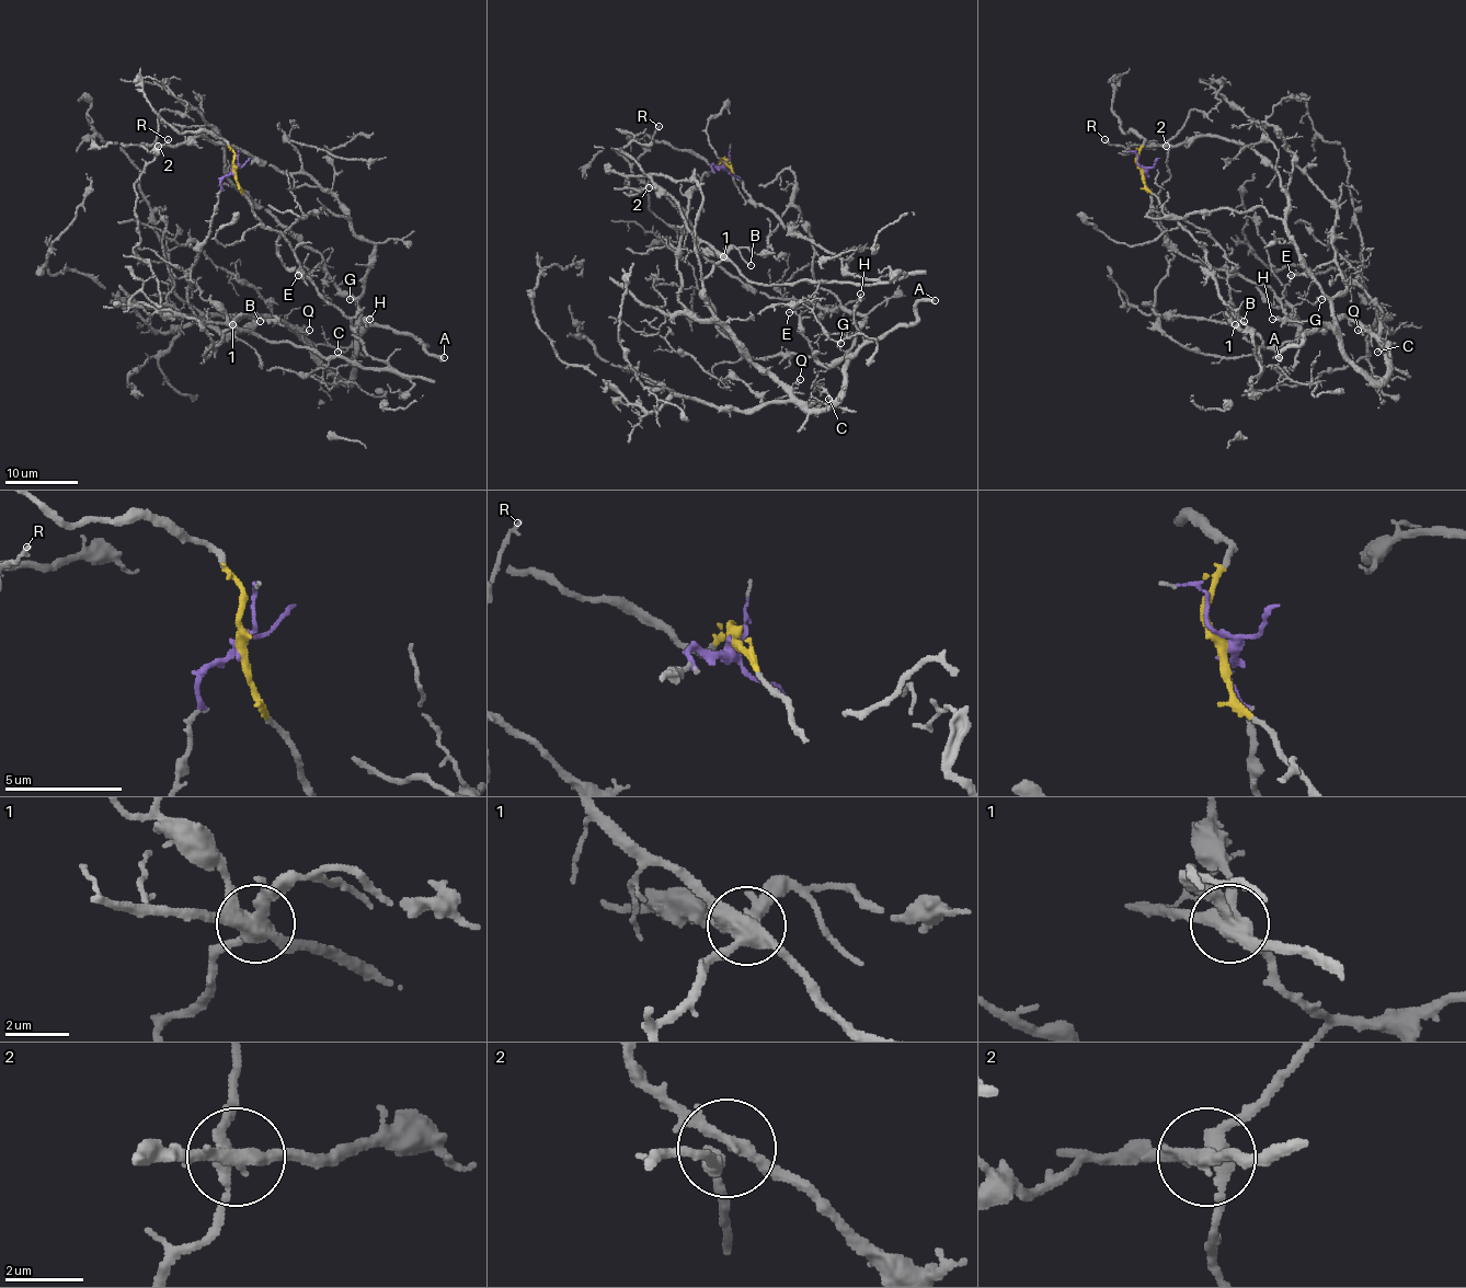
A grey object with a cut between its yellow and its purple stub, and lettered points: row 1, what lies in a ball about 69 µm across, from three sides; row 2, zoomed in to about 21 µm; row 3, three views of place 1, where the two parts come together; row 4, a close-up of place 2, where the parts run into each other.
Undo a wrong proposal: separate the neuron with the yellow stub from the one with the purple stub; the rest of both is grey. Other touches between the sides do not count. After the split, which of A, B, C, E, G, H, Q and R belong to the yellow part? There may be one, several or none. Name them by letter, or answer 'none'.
none

